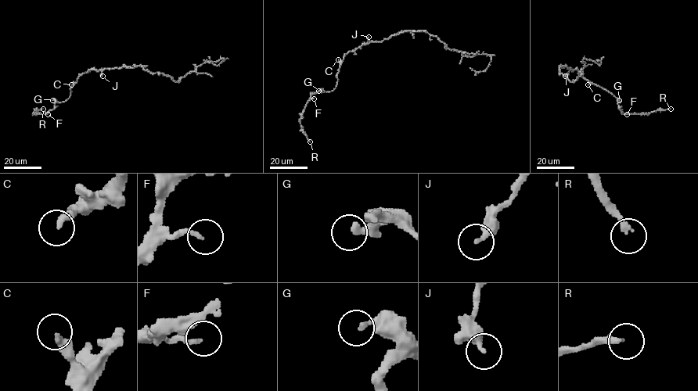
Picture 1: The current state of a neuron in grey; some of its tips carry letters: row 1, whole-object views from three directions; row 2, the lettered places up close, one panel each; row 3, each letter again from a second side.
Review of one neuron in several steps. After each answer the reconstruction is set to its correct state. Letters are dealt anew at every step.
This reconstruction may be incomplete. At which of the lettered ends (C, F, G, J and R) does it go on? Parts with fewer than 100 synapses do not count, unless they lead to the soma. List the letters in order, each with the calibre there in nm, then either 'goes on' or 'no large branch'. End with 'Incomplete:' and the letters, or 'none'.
C: 320 nm | no large branch
F: 160 nm | no large branch
G: 280 nm | no large branch
J: 280 nm | no large branch
R: 240 nm | goes on
Incomplete: R

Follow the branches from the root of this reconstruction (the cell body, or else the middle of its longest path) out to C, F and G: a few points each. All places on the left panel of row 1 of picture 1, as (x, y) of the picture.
C: (115, 68), (89, 69), (82, 73), (71, 84)
F: (115, 68), (82, 73), (70, 87), (70, 96), (56, 102), (52, 109), (44, 113), (48, 114)
G: (115, 68), (89, 69), (82, 73), (70, 87), (70, 96), (66, 100), (59, 102), (52, 100)

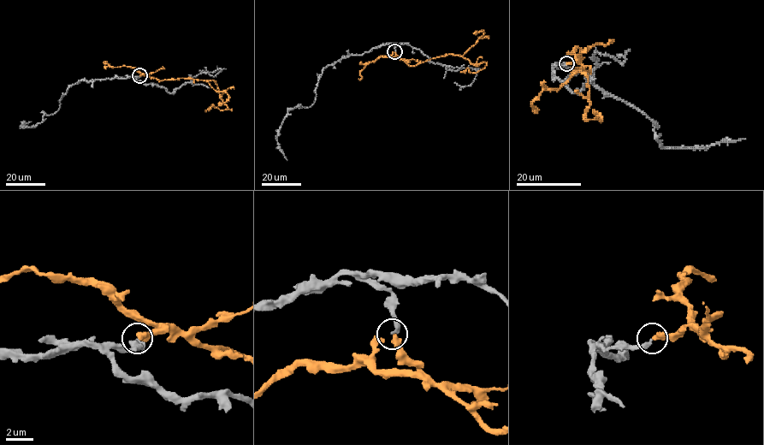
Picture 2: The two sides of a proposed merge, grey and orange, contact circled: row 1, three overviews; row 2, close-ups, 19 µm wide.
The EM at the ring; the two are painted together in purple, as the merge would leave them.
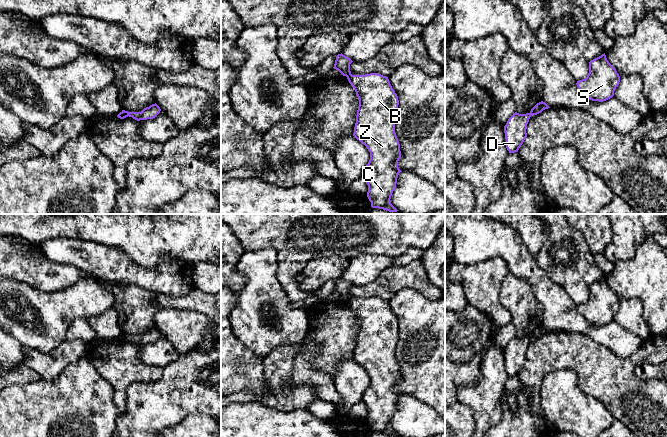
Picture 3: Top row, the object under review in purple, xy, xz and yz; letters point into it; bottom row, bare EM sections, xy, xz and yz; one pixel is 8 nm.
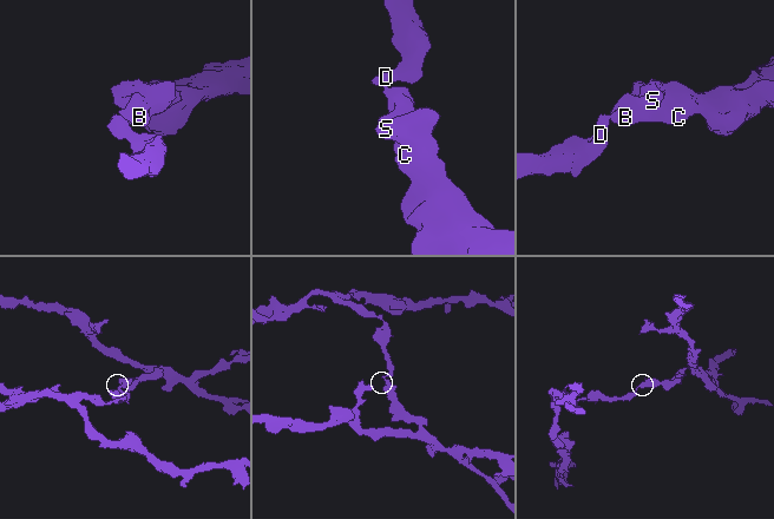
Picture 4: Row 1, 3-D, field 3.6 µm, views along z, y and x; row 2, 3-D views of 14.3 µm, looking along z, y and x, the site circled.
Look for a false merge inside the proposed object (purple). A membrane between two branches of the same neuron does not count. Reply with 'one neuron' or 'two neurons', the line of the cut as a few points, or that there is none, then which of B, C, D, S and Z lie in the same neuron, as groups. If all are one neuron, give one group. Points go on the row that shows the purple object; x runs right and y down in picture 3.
two neurons; cut xz (351, 74), (347, 77); groups B C S Z / D

